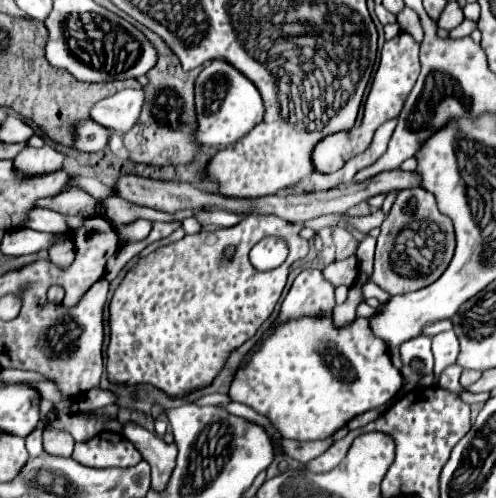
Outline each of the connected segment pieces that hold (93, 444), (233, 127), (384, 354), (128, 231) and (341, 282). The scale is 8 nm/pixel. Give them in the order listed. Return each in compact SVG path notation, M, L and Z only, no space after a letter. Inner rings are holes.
M104 430L86 442L76 442L72 458L90 468L132 468L142 456L122 434Z
M212 60L196 78L196 112L200 118L196 140L206 148L238 142L264 118L264 102L258 88L226 60Z
M330 314L324 318L300 318L280 324L252 354L250 362L232 382L228 396L242 402L270 420L270 424L292 440L324 440L354 416L388 404L402 388L402 374L392 366L389 347L374 334L368 334L368 320L356 318L348 328L336 330Z
M136 220L136 222L130 222L130 224L122 224L116 228L116 234L118 234L118 240L120 244L132 244L132 242L140 242L148 236L150 232L150 222L148 220Z
M348 256L344 260L336 260L330 266L322 270L324 280L328 280L332 286L352 286L358 276L358 260L356 256Z

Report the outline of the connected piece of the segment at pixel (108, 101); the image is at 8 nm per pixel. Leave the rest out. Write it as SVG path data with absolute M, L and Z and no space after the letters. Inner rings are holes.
M144 88L120 90L114 96L96 102L90 118L108 126L112 132L128 132L136 122L144 106Z

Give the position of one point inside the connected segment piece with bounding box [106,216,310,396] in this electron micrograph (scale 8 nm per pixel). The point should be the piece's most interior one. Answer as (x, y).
(182, 309)

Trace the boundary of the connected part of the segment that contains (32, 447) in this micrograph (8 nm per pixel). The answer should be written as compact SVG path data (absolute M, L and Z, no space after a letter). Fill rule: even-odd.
M42 426L34 428L28 436L26 436L26 450L30 452L30 456L40 456L44 450L42 450Z

